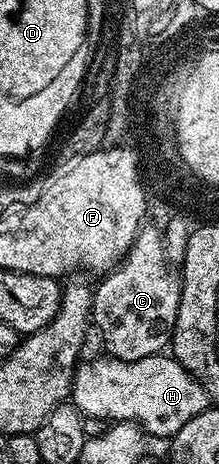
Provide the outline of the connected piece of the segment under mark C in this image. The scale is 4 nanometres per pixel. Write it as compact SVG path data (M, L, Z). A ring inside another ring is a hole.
M154 224L143 225L134 237L126 257L99 282L102 283L93 287L92 322L96 330L98 326L98 334L106 345L105 353L111 358L119 358L125 362L139 362L153 354L163 353L170 345L176 324L176 312L180 308L180 278L166 261L162 230Z

